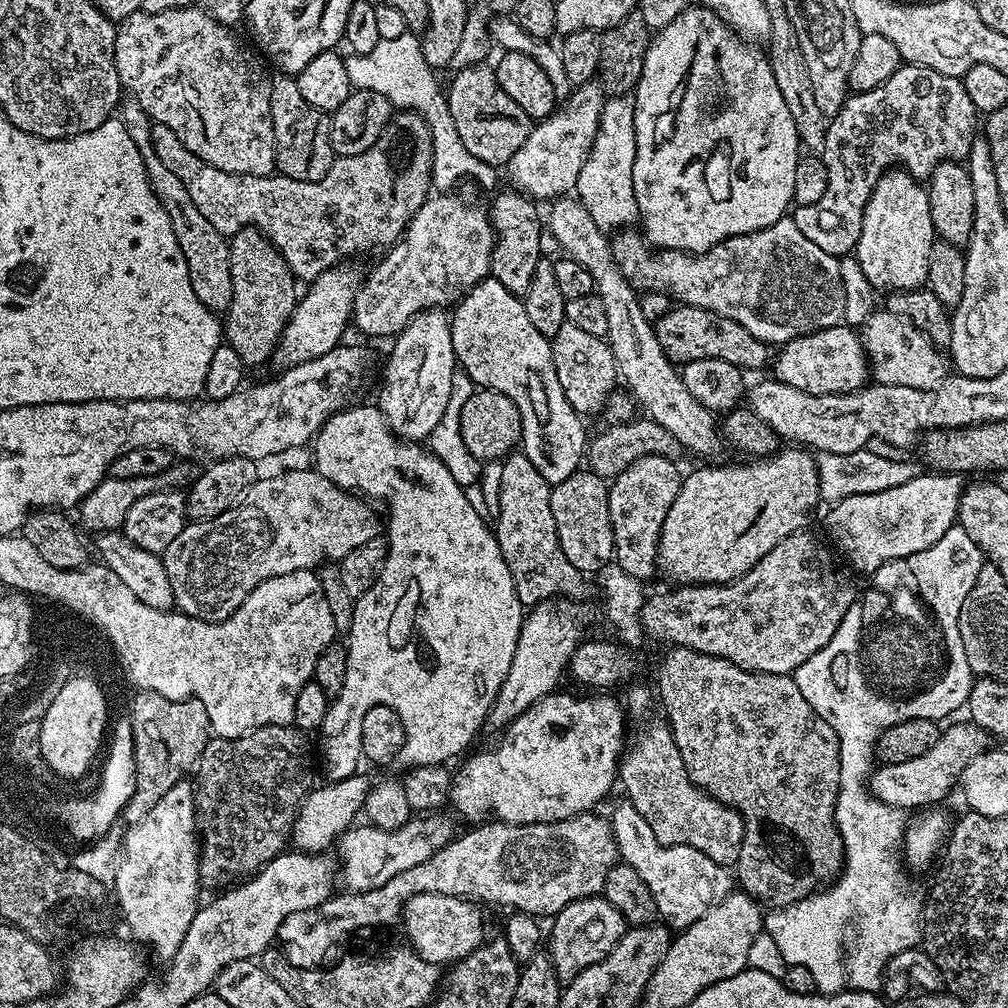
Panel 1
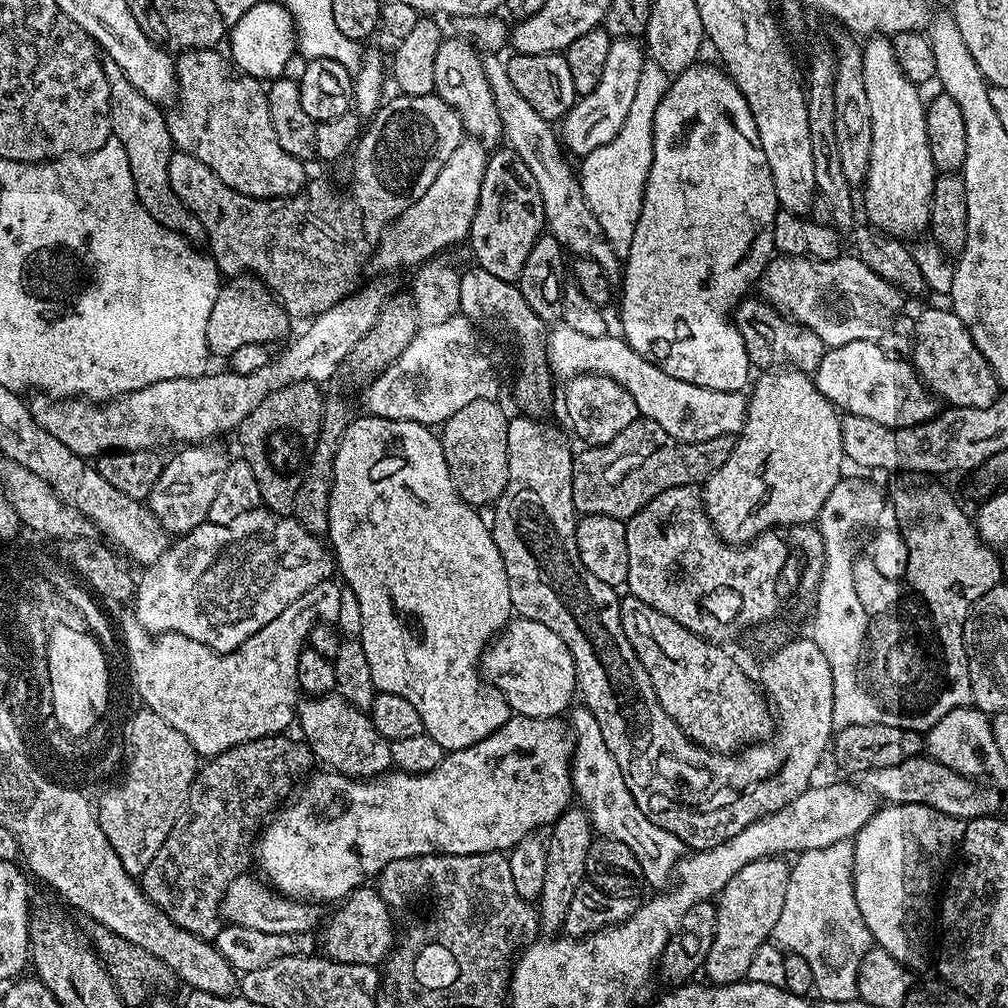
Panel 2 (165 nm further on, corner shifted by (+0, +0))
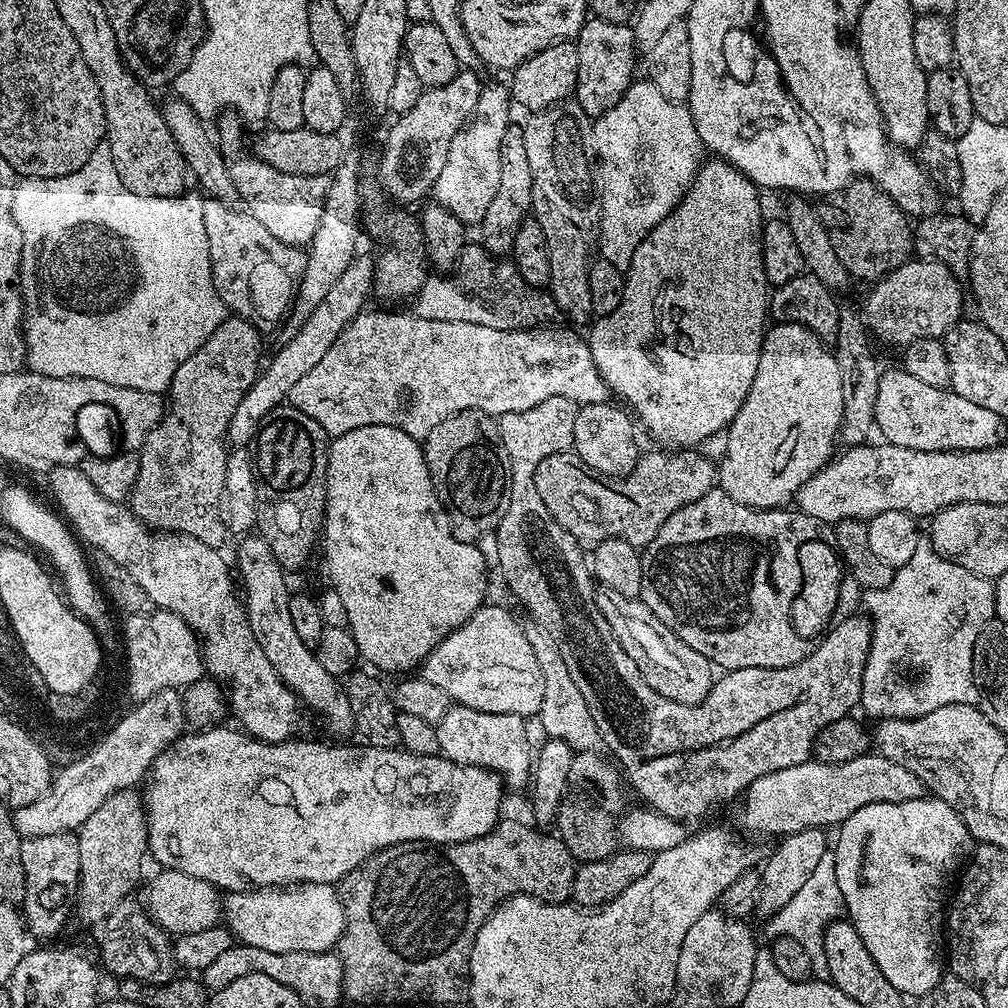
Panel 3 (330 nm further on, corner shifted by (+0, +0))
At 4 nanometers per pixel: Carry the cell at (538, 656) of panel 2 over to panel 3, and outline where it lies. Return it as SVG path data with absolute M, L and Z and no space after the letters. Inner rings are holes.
M491 602L485 603L462 626L454 629L427 656L418 672L426 682L446 690L449 701L459 707L490 714L535 717L546 694L542 666L530 636L506 609Z

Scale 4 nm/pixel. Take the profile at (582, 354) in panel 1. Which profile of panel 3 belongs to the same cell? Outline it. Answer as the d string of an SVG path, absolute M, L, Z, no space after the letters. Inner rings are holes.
M581 404L577 407L574 418L572 448L586 467L605 478L623 478L630 475L642 456L642 451L636 445L637 425L633 417L623 407L615 408L614 404Z

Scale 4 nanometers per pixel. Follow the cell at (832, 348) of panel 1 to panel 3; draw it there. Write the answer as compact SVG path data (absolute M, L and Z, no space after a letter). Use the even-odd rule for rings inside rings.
M903 370L896 372L886 371L877 382L877 398L874 402L873 418L875 427L885 441L894 446L906 446L910 450L919 452L969 452L970 450L982 450L983 448L995 448L1001 443L1000 431L1006 428L1005 421L998 414L986 410L986 406L974 406L974 402L966 402L951 390L926 386L914 374L906 374Z

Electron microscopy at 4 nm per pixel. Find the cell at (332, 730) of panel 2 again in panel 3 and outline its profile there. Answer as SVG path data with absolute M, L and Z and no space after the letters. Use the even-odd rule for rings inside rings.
M248 534L243 537L240 549L236 552L236 564L240 567L238 580L244 583L242 607L248 617L248 625L254 638L264 648L266 658L270 658L270 666L278 674L278 678L298 697L301 705L308 708L324 723L324 728L332 738L348 738L356 732L356 719L350 710L347 691L341 681L330 674L330 670L322 670L322 662L318 662L315 651L298 638L294 631L294 621L290 618L288 598L290 587L284 579L286 573L274 558L270 546L259 534Z

